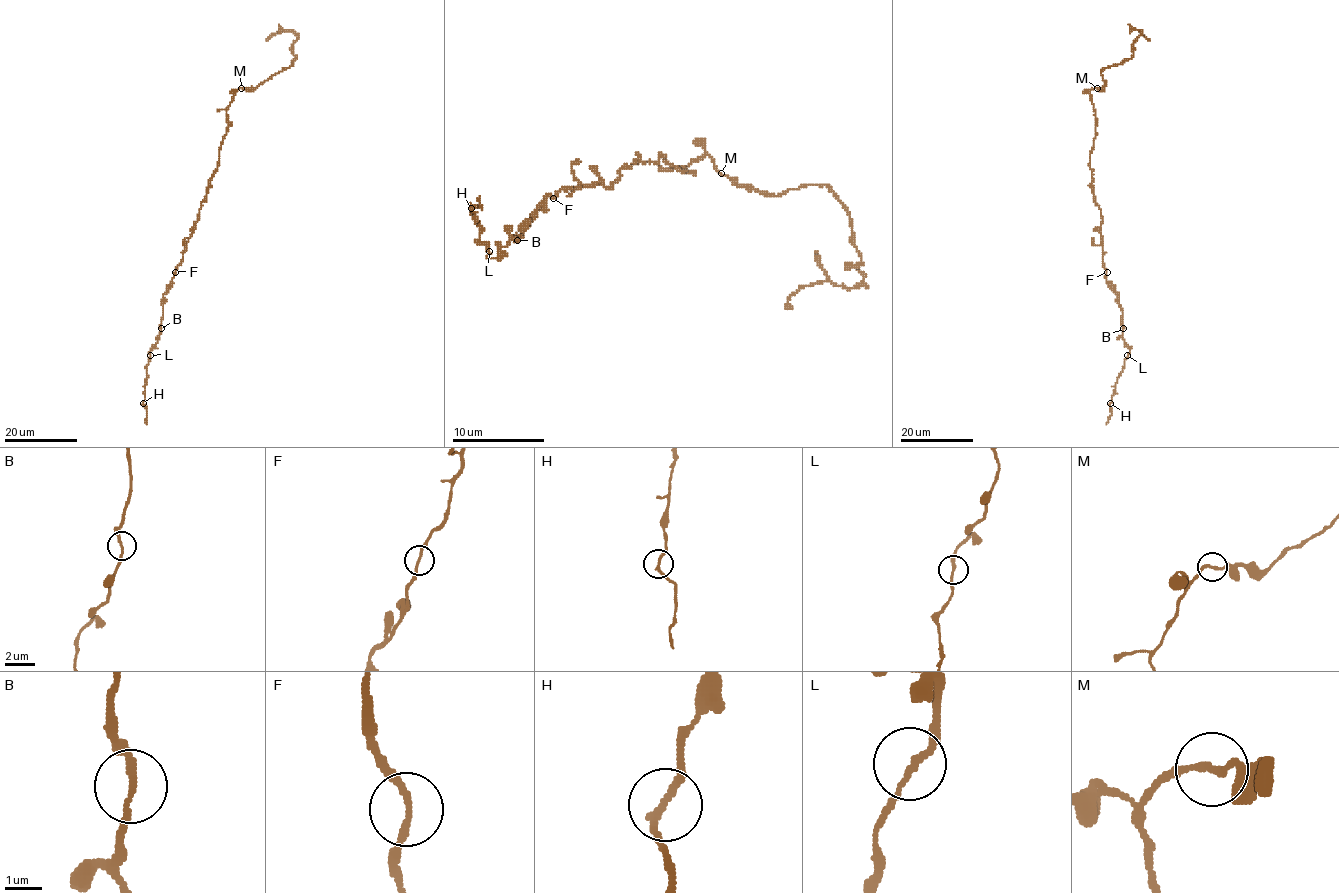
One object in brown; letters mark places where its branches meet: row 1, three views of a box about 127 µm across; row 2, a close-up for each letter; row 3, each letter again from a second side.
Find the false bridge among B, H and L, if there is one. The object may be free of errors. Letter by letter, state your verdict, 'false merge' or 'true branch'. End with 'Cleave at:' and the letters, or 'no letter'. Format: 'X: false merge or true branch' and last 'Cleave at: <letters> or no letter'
B: true branch
H: true branch
L: true branch
Cleave at: no letter

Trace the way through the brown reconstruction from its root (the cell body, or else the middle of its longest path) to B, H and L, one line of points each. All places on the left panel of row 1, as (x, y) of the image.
B: (208, 189), (182, 261), (175, 271), (171, 286), (163, 295), (161, 329)
H: (208, 189), (182, 261), (175, 271), (171, 286), (163, 295), (161, 333), (150, 352), (142, 403)
L: (208, 189), (182, 261), (175, 271), (171, 286), (163, 295), (161, 333), (150, 355)

